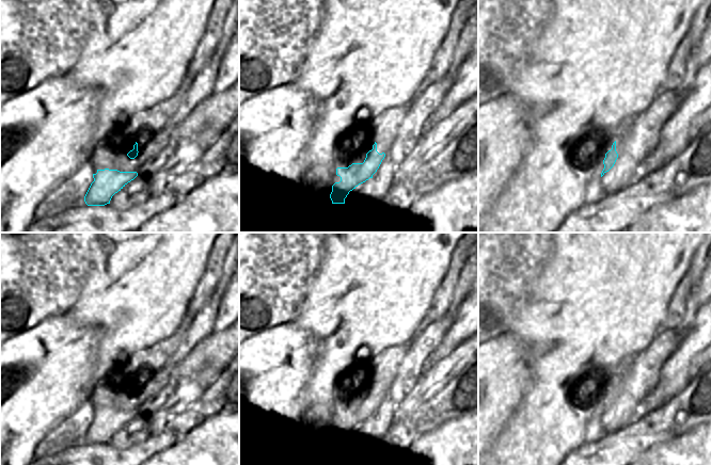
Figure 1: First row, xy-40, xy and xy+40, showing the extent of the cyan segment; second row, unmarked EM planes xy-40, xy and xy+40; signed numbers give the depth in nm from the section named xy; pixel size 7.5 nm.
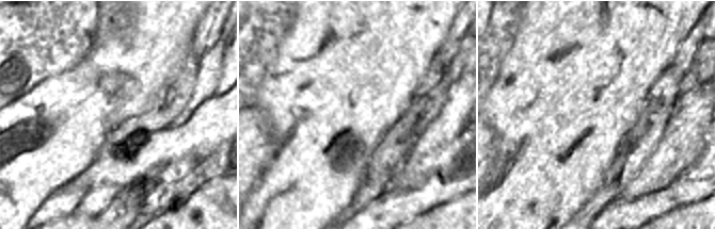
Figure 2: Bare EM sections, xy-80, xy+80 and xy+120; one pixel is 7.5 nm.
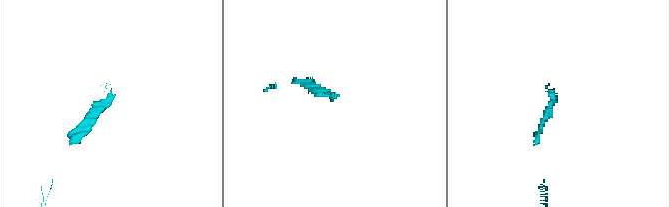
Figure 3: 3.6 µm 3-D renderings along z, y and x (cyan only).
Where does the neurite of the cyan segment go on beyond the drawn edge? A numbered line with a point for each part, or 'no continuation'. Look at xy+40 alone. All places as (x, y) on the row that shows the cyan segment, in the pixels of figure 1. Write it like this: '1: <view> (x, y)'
1: xy+40 (623, 129)

